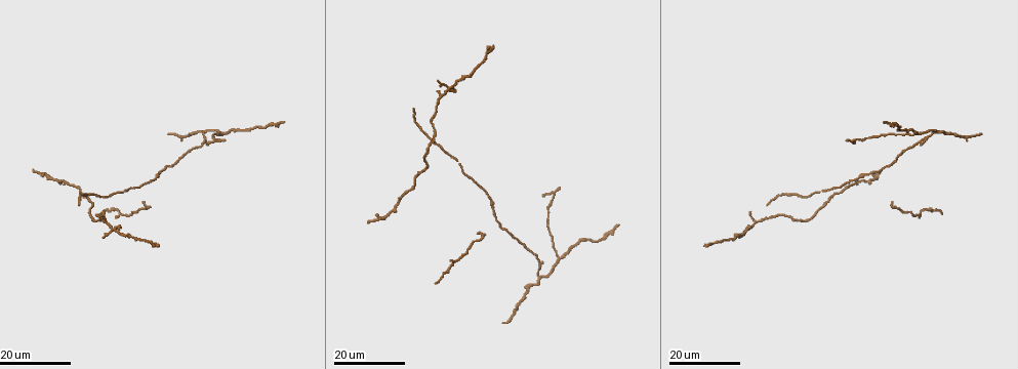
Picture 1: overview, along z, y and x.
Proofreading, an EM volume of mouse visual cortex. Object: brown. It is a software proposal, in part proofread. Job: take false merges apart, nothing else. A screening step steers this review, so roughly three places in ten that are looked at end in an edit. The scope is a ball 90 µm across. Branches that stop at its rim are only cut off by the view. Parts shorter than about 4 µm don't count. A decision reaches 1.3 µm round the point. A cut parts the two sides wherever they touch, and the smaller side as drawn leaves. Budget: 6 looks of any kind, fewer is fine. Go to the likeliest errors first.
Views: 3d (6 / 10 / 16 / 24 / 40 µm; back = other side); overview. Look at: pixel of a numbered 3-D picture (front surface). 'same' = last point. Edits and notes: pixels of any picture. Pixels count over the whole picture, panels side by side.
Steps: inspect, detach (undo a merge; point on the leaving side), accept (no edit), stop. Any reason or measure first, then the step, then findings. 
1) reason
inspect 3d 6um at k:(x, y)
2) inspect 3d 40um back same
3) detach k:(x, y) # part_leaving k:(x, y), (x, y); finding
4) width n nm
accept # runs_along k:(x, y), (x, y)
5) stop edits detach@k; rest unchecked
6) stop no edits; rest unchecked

a fork
inspect 3d 24um at 1:(560, 258)

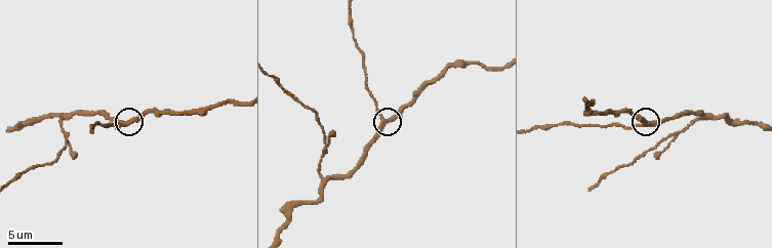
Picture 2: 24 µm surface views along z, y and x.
zoom in
inspect 3d 10um at 2:(128, 120)

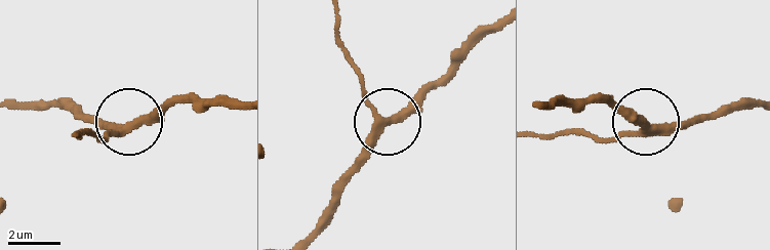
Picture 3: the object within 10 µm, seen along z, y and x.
width 310 nm
accept # all the same cell

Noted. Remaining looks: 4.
three-way junction
inspect 3d 10um at 2:(65, 116)

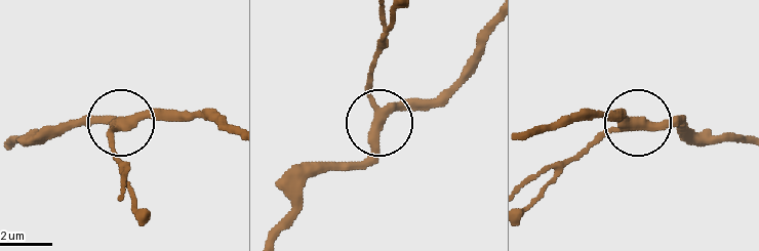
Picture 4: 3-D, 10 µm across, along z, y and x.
width 340 nm
accept # runs_along 4:(121, 191), (121, 124), (83, 124); continuous, no second cell

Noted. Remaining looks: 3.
calibre changes
inspect 3d 24um at 1:(489, 198)

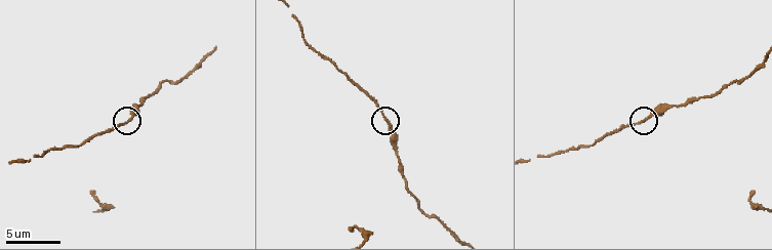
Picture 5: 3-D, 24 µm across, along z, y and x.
inspect 3d 6um at 5:(131, 117)

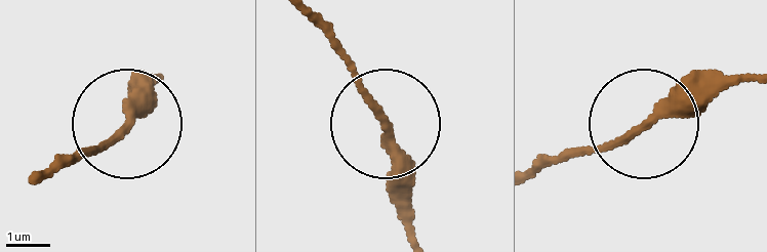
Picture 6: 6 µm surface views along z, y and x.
accept # runs_along 6:(311, 19), (388, 137), (402, 211); continuous, no second cell

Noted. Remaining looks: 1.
stop no edits; rest unchecked

